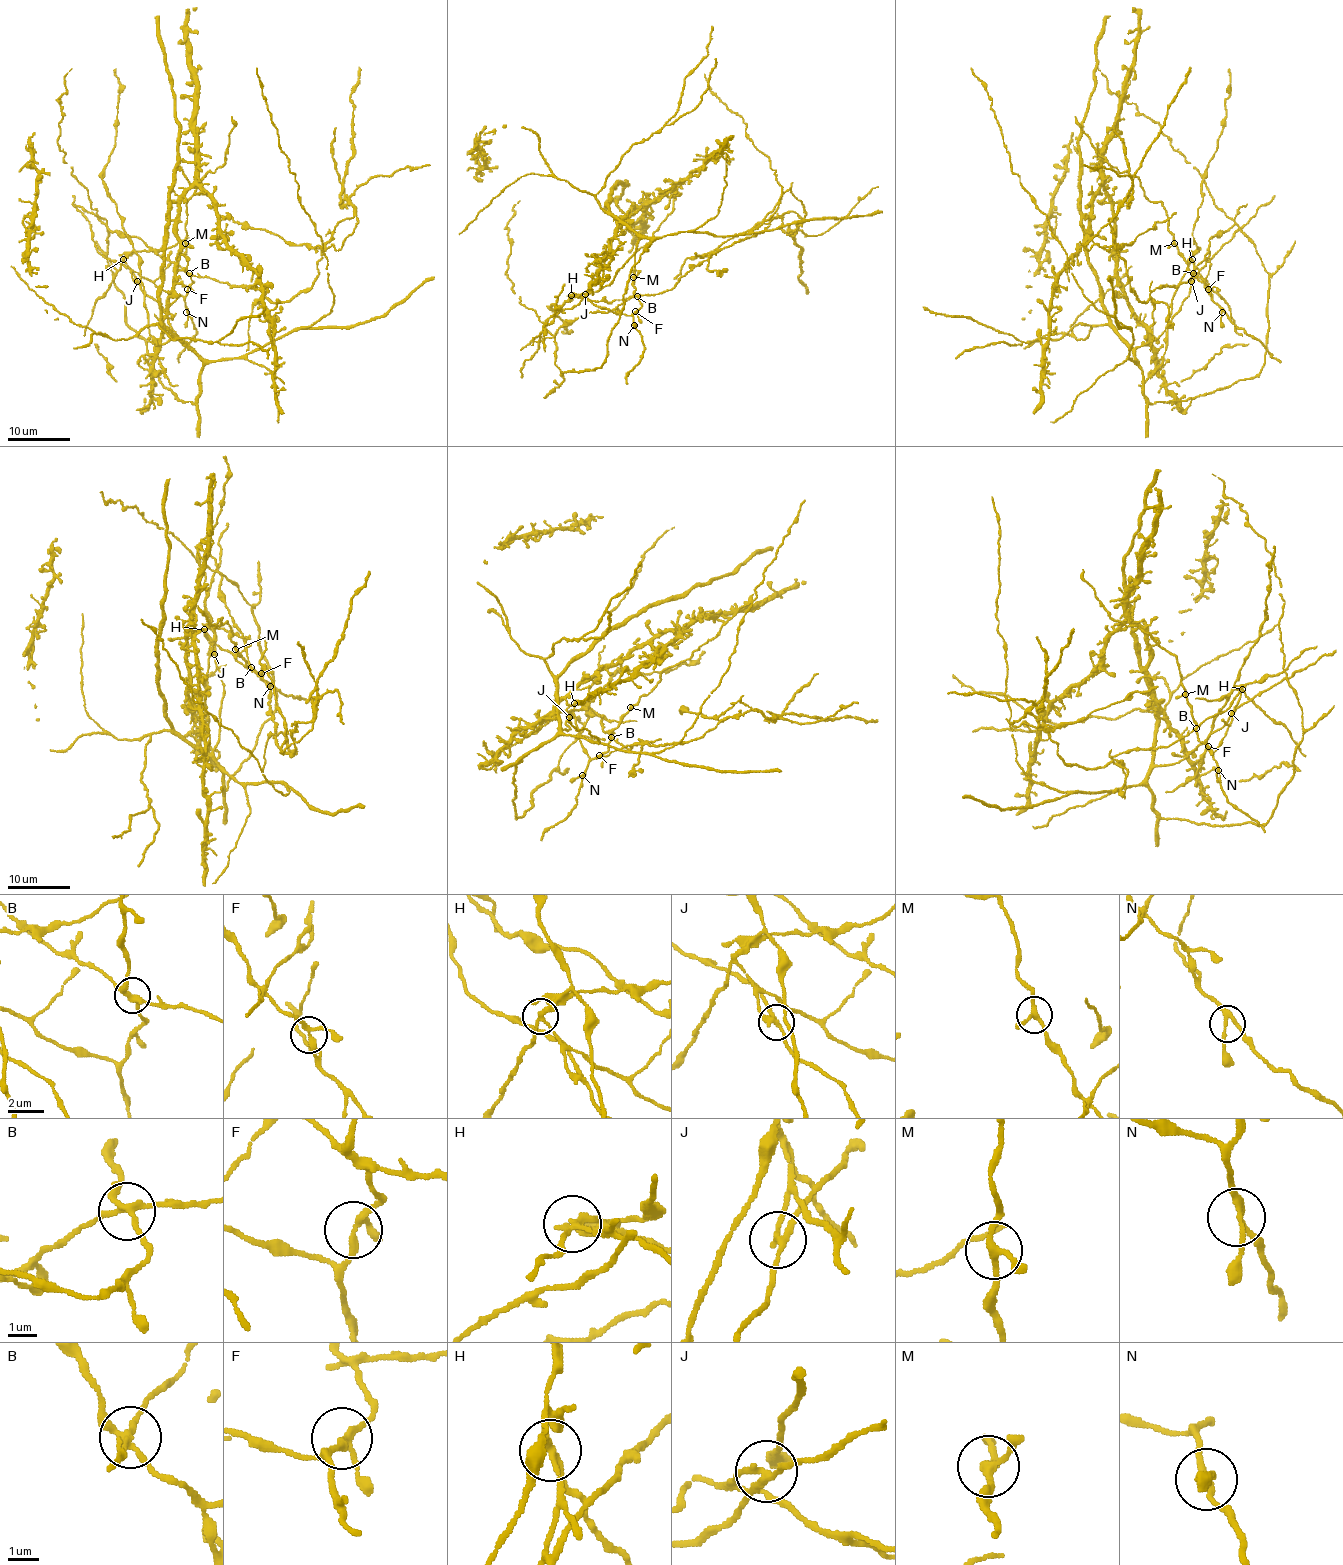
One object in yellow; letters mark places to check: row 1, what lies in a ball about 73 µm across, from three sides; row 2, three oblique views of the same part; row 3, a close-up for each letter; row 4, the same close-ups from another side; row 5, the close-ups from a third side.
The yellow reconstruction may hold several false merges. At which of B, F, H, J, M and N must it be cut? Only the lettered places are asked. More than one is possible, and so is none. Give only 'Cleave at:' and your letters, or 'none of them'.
Cleave at: B, H, J

